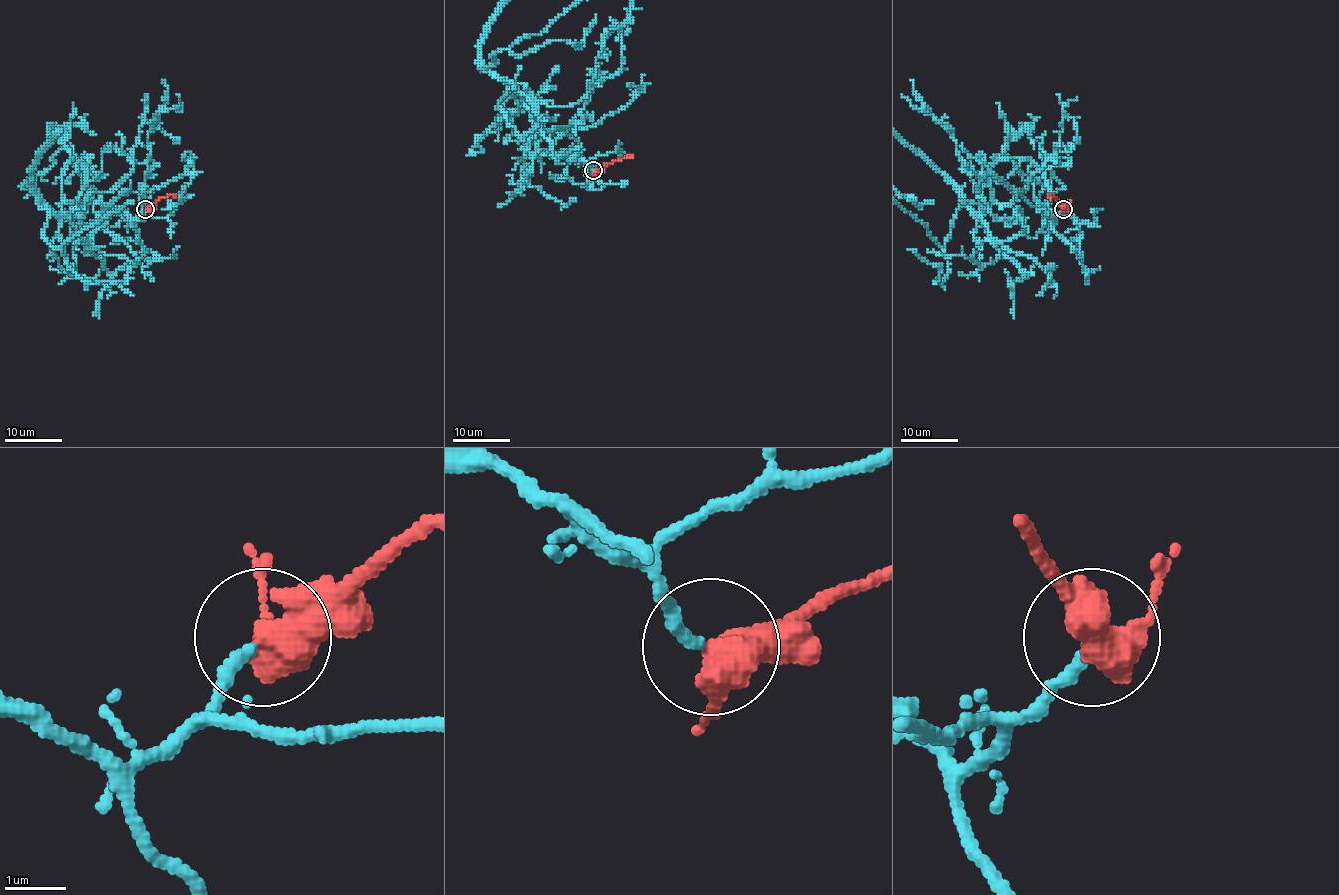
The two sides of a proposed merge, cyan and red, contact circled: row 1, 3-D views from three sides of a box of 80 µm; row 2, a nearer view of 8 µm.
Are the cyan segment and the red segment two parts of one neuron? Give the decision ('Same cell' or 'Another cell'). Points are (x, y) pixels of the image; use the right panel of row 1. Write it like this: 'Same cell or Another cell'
Same cell

